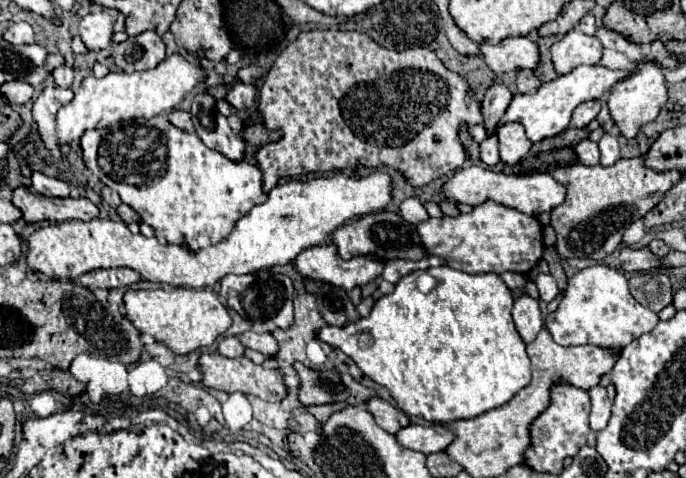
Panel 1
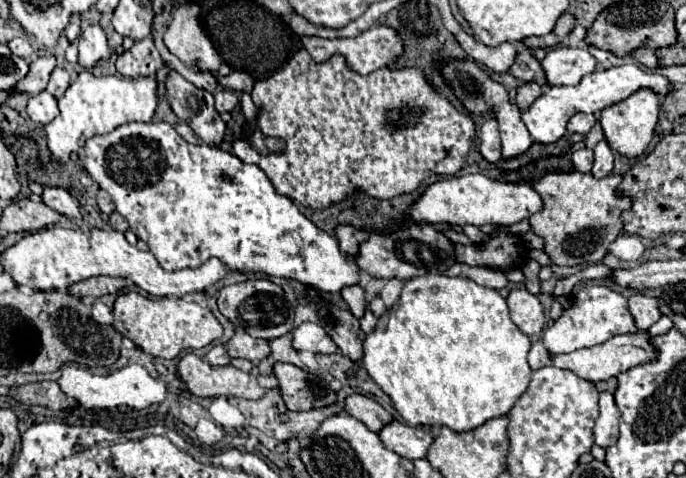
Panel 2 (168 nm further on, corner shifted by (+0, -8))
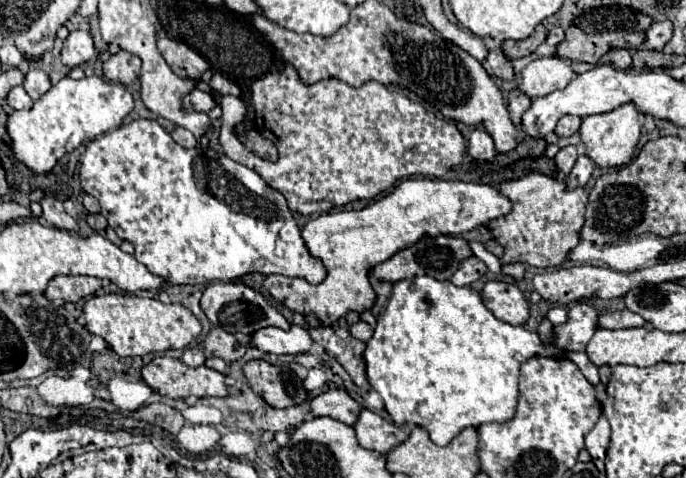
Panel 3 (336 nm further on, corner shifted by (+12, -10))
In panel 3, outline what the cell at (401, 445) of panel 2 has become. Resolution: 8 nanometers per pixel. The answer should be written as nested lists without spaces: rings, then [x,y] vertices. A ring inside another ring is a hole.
[[[368,409],[360,411],[360,419],[354,425],[354,429],[356,429],[358,443],[364,449],[372,449],[382,455],[390,453],[396,445],[400,445],[408,439],[408,435],[398,425],[382,419],[380,415],[376,415]]]

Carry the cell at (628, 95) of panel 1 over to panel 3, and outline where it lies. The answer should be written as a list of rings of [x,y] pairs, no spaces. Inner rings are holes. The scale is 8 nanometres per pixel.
[[[624,103],[614,111],[590,115],[582,119],[580,137],[586,143],[586,155],[600,167],[622,167],[634,157],[634,149],[640,139],[638,109],[634,103]]]

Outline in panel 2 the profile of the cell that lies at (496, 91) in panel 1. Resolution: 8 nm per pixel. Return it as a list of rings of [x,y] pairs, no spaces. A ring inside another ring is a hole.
[[[488,119],[480,127],[480,153],[484,159],[490,163],[496,163],[500,159],[500,133],[498,133],[498,123],[496,119]]]

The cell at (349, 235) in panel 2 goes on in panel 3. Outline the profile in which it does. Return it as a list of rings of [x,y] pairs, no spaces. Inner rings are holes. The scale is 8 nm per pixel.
[[[426,177],[402,181],[390,195],[374,201],[360,211],[324,213],[306,223],[302,237],[308,251],[320,257],[328,277],[320,285],[312,285],[300,277],[268,275],[264,287],[270,295],[284,303],[290,311],[302,313],[312,327],[332,325],[348,311],[366,311],[374,303],[374,289],[370,287],[368,271],[390,259],[396,251],[410,247],[424,235],[460,235],[480,225],[504,217],[512,211],[512,201],[492,185],[444,181]]]

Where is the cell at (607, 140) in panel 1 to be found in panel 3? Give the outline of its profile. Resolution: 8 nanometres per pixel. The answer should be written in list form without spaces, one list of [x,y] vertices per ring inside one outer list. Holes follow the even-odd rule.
[[[578,155],[578,161],[572,169],[572,173],[566,177],[566,185],[570,189],[576,189],[576,187],[584,187],[588,183],[588,179],[592,177],[592,171],[594,171],[596,163],[588,157],[588,155]]]

